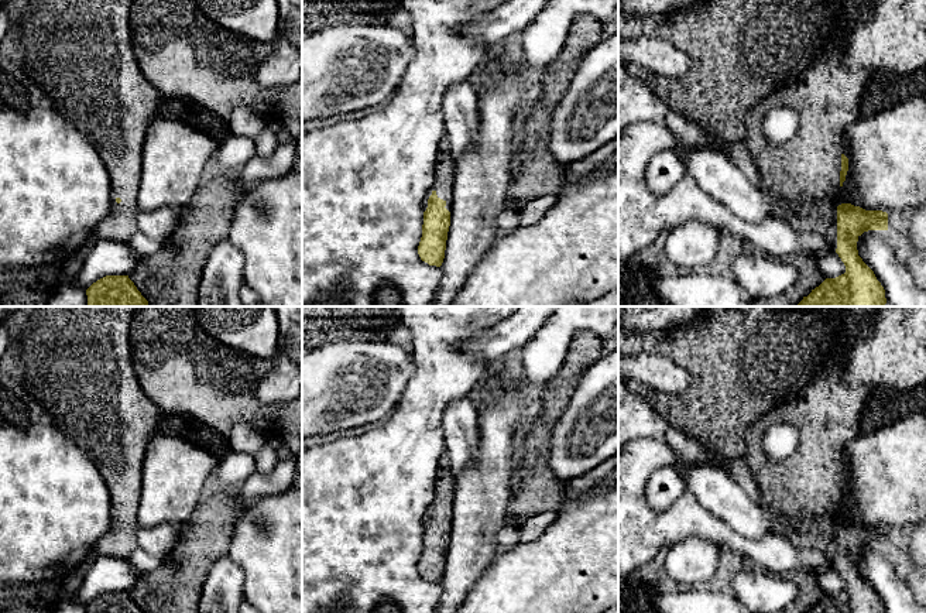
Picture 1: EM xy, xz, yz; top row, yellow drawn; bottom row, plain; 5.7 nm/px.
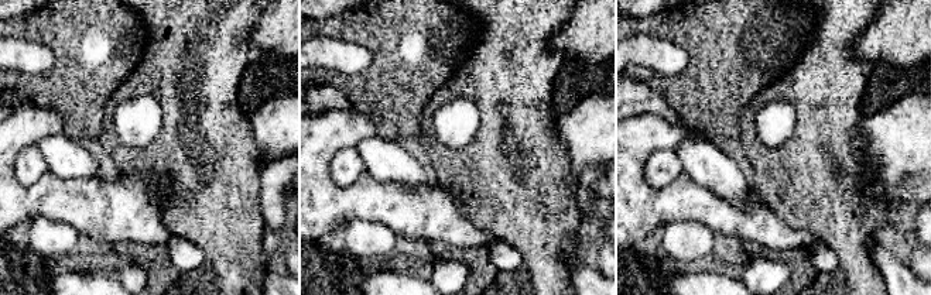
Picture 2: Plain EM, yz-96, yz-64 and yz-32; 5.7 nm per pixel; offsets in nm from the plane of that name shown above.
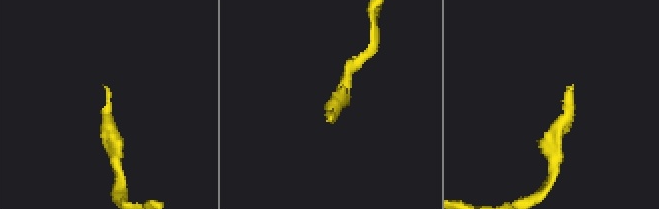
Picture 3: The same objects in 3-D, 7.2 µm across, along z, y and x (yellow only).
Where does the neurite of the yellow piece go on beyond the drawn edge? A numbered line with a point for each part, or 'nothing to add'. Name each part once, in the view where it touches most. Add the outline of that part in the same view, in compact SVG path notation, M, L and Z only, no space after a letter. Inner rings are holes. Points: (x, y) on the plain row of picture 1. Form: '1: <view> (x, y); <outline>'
1: xz (445, 487); M445 453L439 462L439 470L436 475L436 487L435 487L435 499L432 504L426 508L423 527L428 524L428 516L435 507L438 514L446 518L446 525L452 527L453 520L453 496L456 489L456 479L450 470L450 460Z

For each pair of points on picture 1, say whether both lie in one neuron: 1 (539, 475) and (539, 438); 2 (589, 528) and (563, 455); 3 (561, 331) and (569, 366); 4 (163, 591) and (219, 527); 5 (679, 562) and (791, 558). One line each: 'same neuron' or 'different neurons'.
1: same neuron
2: different neurons
3: different neurons
4: same neuron
5: different neurons

